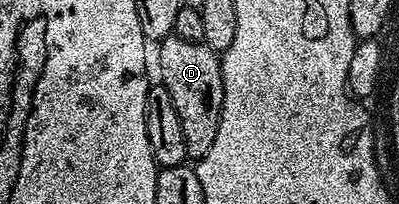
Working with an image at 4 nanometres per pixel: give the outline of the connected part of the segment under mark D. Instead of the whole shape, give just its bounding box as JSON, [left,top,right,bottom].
[158,36,223,159]

